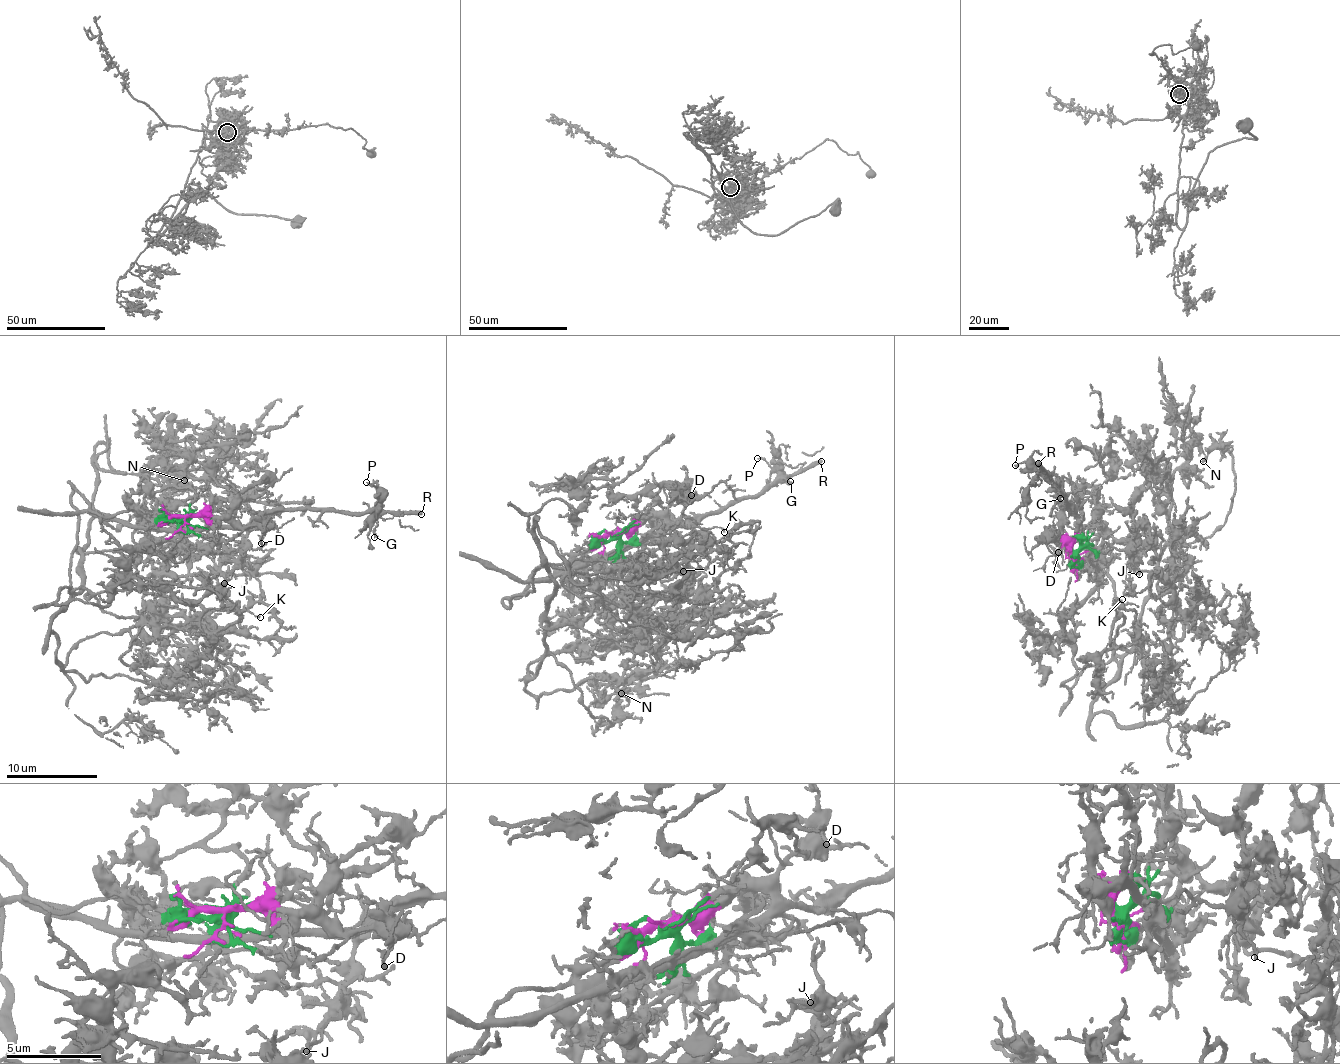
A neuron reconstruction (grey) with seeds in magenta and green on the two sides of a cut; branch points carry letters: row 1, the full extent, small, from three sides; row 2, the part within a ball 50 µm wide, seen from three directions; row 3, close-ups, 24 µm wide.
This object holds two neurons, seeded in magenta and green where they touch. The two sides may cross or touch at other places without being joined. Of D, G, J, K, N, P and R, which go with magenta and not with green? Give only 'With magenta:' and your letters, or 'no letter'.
With magenta: D, G, P, R

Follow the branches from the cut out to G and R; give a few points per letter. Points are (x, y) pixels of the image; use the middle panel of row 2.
G: (617, 533), (619, 531), (632, 532), (650, 516), (690, 525), (743, 498), (756, 498), (778, 479), (791, 482)
R: (617, 533), (619, 531), (632, 532), (650, 516), (692, 525), (743, 498), (761, 496), (821, 460)

